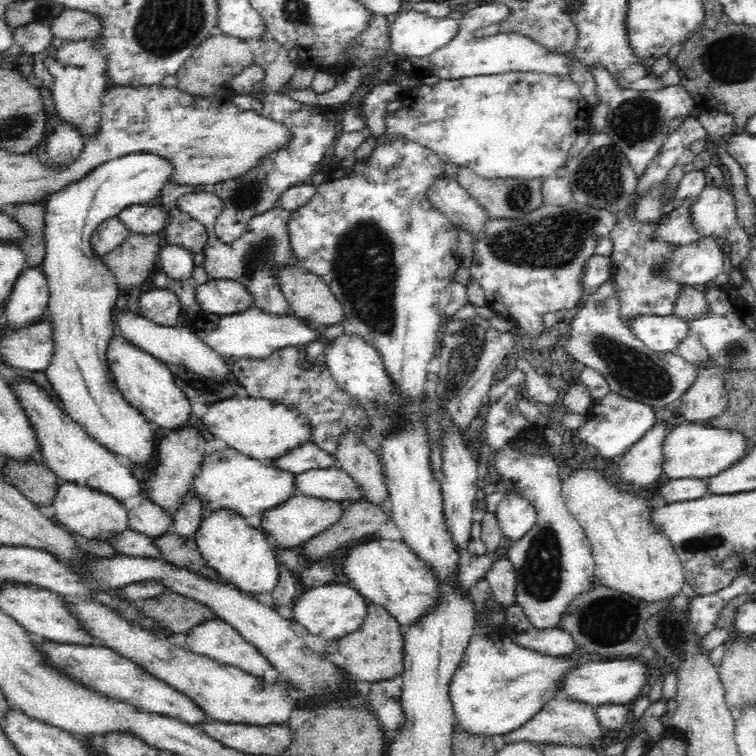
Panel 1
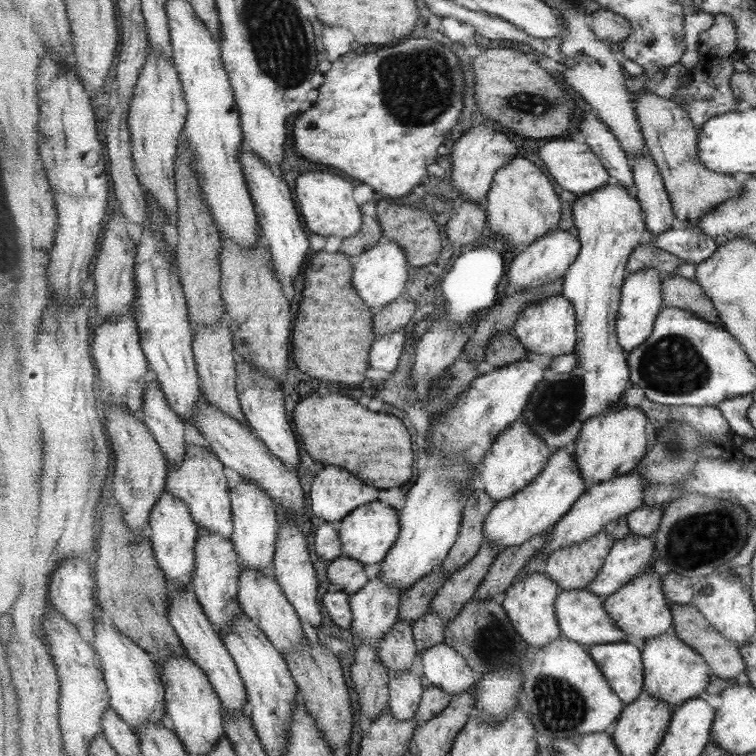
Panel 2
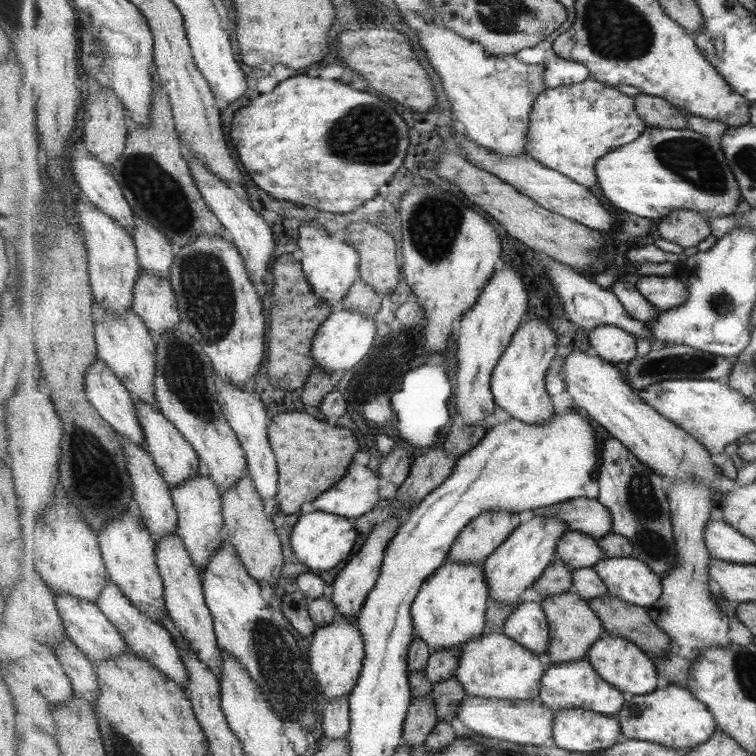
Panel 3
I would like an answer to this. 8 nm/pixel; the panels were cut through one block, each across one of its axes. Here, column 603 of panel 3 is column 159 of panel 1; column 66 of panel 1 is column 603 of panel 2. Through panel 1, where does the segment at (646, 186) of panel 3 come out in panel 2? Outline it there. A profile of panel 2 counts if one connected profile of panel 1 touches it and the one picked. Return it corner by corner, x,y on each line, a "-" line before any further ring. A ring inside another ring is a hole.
612,181
607,187
578,196
572,206
574,225
581,240
581,251
576,263
573,263
565,274
562,296
571,300
576,308
577,319
577,361
579,366
575,371
563,375
549,374
547,380
538,384
532,392
528,407
523,411
520,422
529,424
532,431
536,432
552,449
570,447
576,442
585,421
590,418
607,414
611,406
623,396
629,384
630,370
627,352
621,347
617,334
617,315
620,312
622,289
625,283
629,260
635,248
645,242
649,235
647,222
640,200
635,192
631,192
621,183

